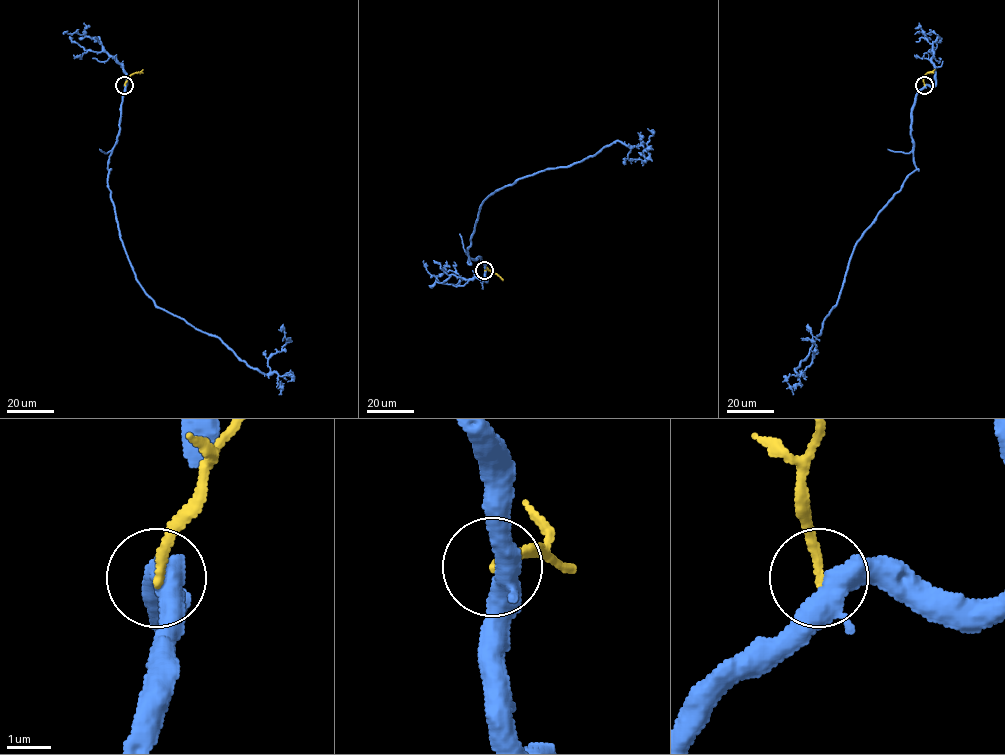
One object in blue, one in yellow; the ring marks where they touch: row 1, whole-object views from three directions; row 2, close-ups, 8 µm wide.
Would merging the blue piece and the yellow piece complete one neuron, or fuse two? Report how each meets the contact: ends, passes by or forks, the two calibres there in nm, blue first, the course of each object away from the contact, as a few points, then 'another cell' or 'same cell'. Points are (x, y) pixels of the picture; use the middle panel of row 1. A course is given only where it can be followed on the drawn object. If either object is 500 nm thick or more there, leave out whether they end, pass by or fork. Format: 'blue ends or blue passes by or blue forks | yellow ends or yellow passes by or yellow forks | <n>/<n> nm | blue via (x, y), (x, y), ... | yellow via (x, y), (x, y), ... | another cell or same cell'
blue forks | yellow ends | 440/200 nm | blue via (485, 271), (480, 256), (468, 264), (467, 250), (495, 191), (614, 142), (644, 161), (638, 152) | yellow via (484, 270), (495, 273), (502, 280) | another cell

